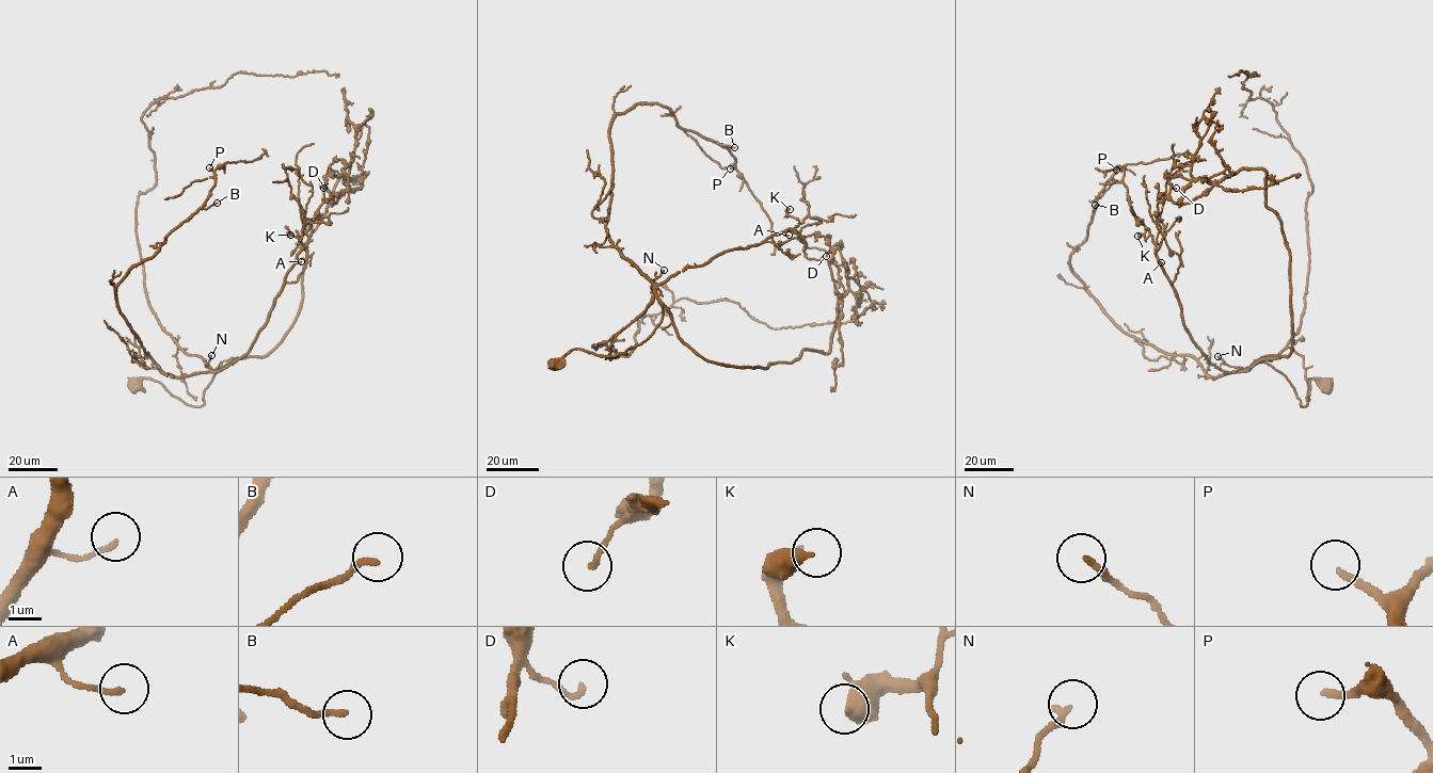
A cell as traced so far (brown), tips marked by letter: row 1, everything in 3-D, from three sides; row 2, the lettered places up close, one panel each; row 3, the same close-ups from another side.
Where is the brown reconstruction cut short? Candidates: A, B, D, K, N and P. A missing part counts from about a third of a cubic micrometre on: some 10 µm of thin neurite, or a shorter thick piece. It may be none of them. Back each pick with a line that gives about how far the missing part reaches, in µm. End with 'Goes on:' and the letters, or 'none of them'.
N: 40 µm
P: 50 µm
Goes on: N, P

